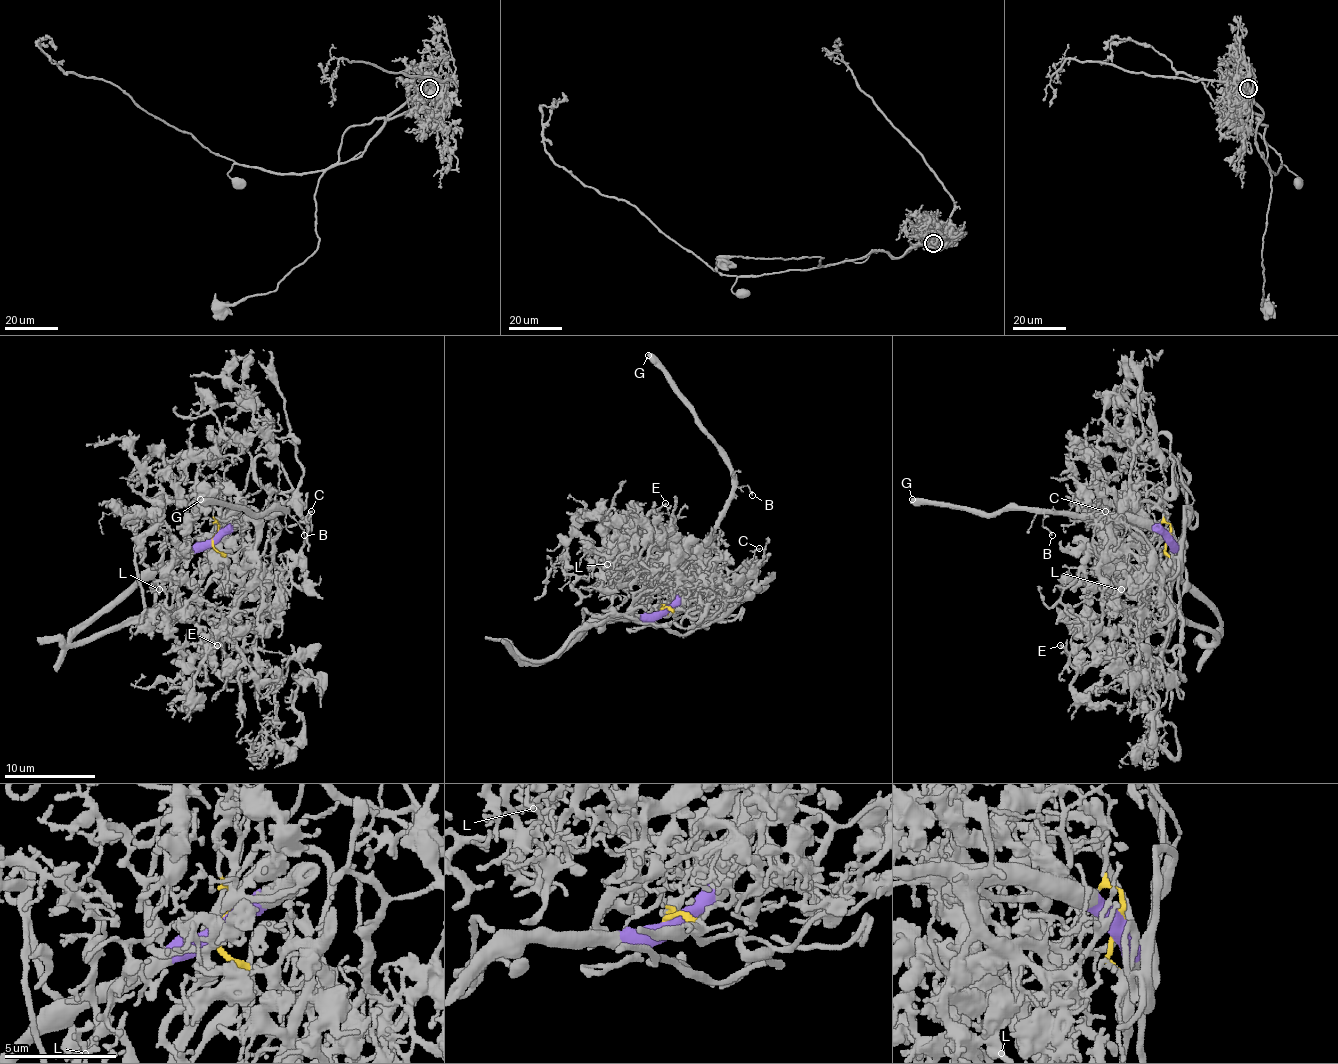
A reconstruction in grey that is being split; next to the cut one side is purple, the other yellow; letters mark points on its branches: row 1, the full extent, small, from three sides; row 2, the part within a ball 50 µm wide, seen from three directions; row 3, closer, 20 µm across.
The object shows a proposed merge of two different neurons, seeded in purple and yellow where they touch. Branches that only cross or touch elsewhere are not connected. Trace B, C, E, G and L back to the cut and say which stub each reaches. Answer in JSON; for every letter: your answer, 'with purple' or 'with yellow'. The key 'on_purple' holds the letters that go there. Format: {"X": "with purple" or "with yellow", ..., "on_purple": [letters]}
{"B": "with purple", "C": "with purple", "E": "with yellow", "G": "with purple", "L": "with yellow", "on_purple": ["B", "C", "G"]}

